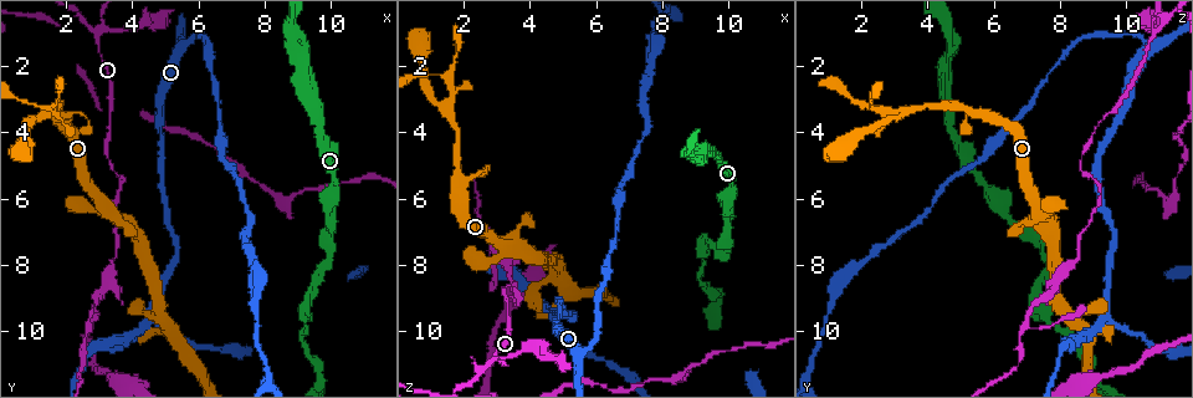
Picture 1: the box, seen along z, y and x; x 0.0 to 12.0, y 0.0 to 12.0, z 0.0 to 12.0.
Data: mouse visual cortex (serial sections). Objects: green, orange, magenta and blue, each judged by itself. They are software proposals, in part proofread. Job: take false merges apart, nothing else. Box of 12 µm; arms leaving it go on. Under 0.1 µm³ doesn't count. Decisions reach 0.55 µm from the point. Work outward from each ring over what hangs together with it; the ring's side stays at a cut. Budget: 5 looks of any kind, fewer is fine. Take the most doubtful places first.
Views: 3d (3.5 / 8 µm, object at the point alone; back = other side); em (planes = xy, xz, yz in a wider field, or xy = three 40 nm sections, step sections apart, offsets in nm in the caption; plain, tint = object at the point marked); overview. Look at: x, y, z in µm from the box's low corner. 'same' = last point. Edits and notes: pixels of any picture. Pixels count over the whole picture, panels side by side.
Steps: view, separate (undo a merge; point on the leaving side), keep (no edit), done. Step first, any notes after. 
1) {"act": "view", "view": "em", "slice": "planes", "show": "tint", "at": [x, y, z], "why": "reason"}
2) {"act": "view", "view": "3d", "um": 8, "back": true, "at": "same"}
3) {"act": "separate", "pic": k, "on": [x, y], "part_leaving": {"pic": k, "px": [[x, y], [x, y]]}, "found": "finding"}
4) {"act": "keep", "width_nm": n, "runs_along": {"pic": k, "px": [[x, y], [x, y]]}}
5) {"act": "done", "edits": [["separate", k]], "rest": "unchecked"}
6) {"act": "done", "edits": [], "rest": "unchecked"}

{"act": "view", "view": "3d", "um": 3.5, "at": [3.0, 1.1, 10.7], "why": "sharp bend"}

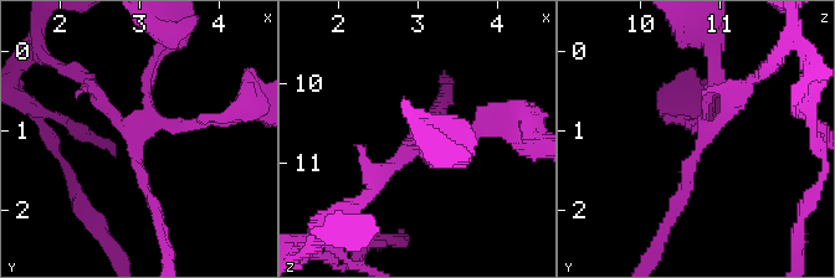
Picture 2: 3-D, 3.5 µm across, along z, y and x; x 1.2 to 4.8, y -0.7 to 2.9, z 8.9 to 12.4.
{"act": "view", "view": "em", "slice": "xy", "step": 5, "show": "tint", "at": [2.95, 1.05, 10.80], "arms": 4, "arm_widths_nm": [150, 150, 150, 200]}

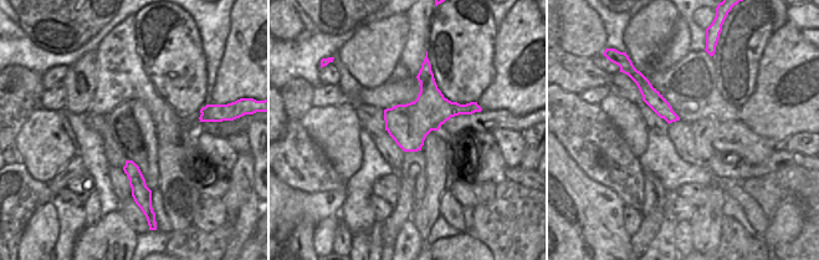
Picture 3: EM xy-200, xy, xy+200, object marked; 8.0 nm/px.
{"act": "keep", "runs_along": {"pic": 2, "px": [[154, 210], [134, 137], [208, 122]]}, "found": "one cell here"}

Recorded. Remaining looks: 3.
{"act": "view", "view": "3d", "um": 3.5, "at": [4.6, 9.6, 9.4], "why": "three-way junction"}

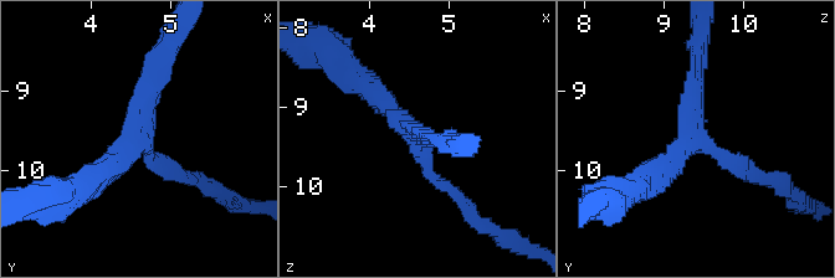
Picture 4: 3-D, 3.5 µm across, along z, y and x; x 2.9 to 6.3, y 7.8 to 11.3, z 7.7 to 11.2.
{"act": "view", "view": "em", "slice": "planes", "show": "tint", "at": [4.65, 9.50, 9.40], "arms": 3, "arm_widths_nm": [200, 200, 250]}

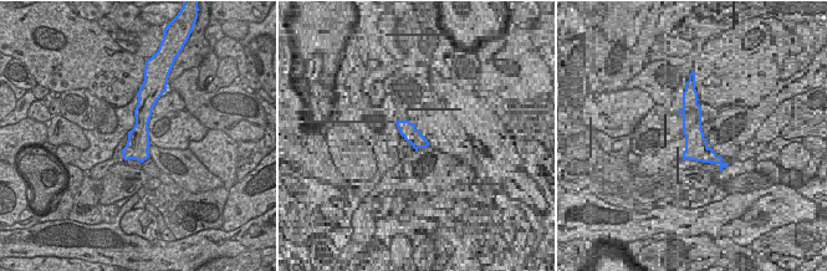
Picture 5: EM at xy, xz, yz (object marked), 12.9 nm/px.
{"act": "keep", "runs_along": {"pic": 5, "px": [[142, 100], [141, 158]]}, "found": "continuous, no second cell"}

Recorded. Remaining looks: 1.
{"act": "done", "edits": [], "rest": "unchecked"}

